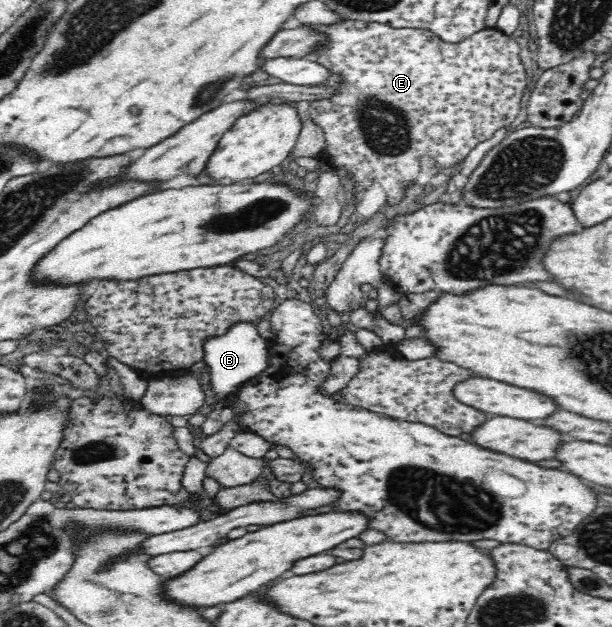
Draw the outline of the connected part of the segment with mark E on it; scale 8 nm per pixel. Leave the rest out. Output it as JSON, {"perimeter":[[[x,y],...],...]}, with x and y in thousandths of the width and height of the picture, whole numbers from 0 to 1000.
{"perimeter":[[[565,30],[565,37],[556,40],[511,45],[536,54],[541,70],[533,78],[521,80],[520,85],[513,85],[510,91],[503,93],[539,108],[542,116],[559,121],[559,129],[552,134],[554,150],[546,158],[510,161],[505,180],[510,191],[529,206],[533,236],[529,236],[528,250],[525,252],[533,252],[533,260],[546,266],[546,271],[562,268],[572,281],[569,284],[578,290],[582,319],[587,317],[590,306],[600,301],[611,285],[618,285],[618,292],[631,305],[632,325],[650,325],[660,316],[660,303],[685,281],[688,274],[686,252],[690,249],[703,249],[722,268],[737,270],[737,266],[753,262],[771,236],[781,233],[781,228],[804,220],[807,211],[814,211],[817,204],[832,201],[840,195],[846,179],[850,179],[853,153],[856,153],[859,140],[864,140],[863,120],[859,120],[859,112],[856,112],[853,96],[850,96],[846,67],[835,56],[812,45],[789,46],[786,51],[778,51],[773,57],[747,70],[729,69],[704,49],[686,45],[639,45],[637,40],[569,30]]]}

